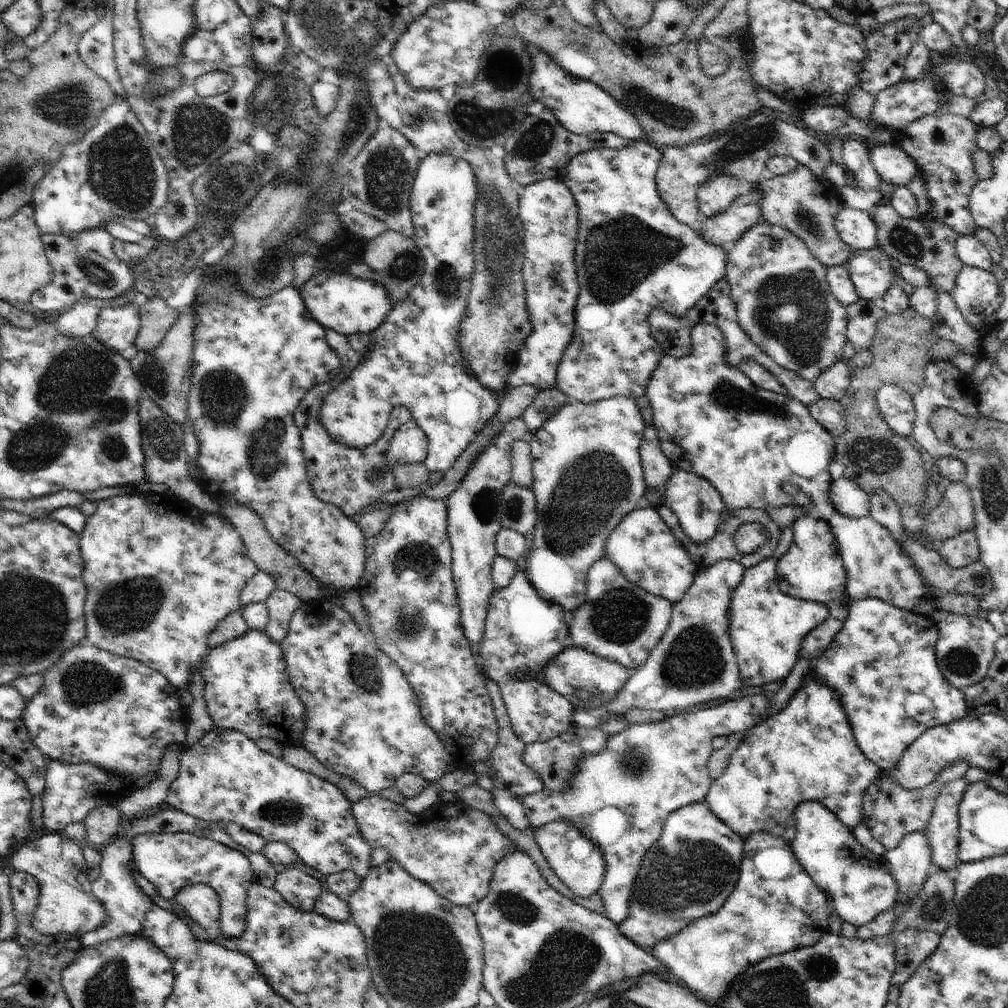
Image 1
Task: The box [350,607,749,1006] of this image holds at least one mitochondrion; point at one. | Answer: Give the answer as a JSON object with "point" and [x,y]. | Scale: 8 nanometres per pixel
{"point":[418,953]}

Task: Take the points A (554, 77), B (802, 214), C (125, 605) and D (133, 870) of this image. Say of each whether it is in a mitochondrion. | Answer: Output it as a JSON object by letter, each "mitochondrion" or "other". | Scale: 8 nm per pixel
{"A":"other","B":"mitochondrion","C":"mitochondrion","D":"other"}

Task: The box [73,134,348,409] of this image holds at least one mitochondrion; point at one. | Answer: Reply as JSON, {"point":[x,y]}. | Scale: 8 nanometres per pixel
{"point":[230,185]}

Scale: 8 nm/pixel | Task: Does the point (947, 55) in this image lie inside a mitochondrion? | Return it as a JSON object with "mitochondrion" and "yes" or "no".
{"mitochondrion":"no"}

